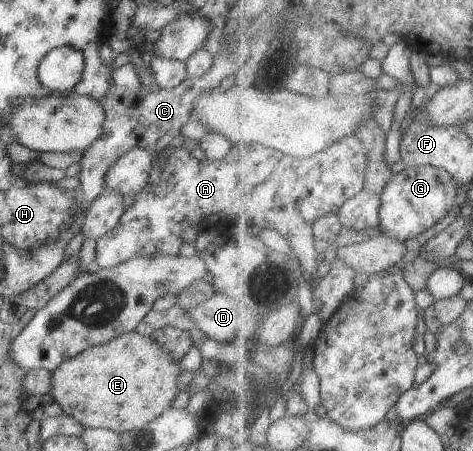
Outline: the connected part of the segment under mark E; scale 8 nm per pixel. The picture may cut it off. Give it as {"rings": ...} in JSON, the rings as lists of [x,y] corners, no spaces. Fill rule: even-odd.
{"rings":[[[136,331],[126,332],[64,360],[51,372],[49,394],[65,416],[71,416],[85,428],[102,428],[121,434],[141,428],[171,407],[179,393],[177,377],[181,373],[180,364],[150,336],[141,336]]]}

